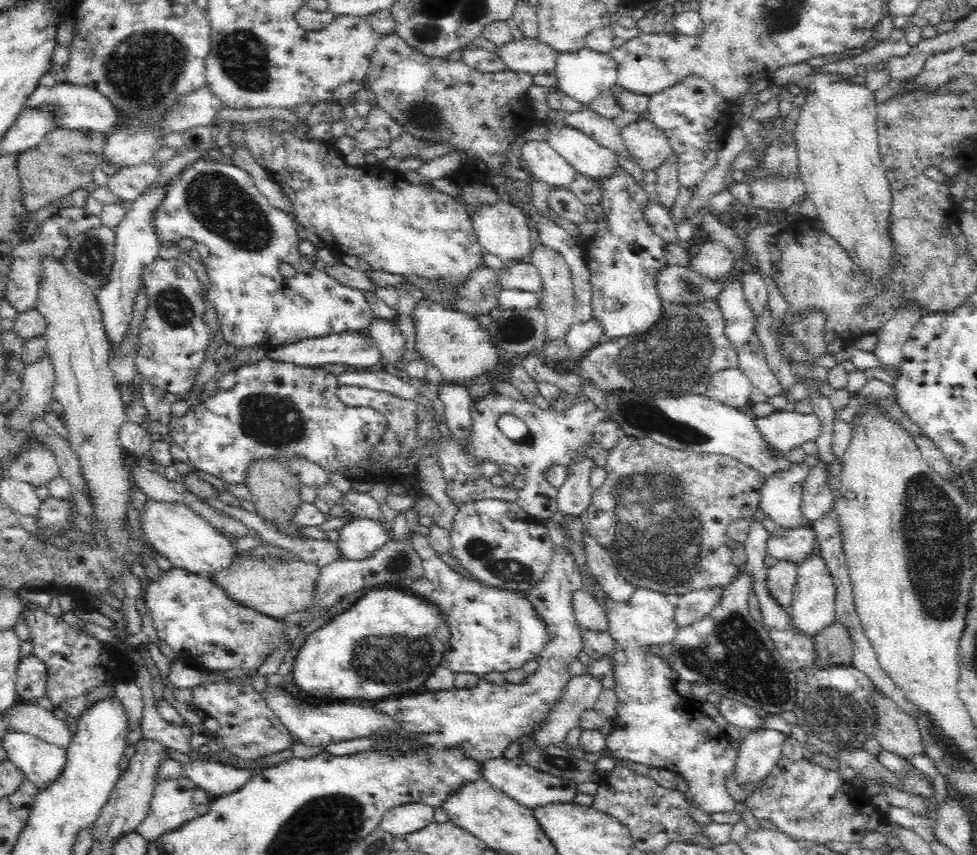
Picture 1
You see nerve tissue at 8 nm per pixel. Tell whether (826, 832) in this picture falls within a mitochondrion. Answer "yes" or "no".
no

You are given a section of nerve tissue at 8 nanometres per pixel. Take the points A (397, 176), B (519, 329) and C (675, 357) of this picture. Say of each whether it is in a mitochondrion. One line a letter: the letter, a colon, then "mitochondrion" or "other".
A: other
B: mitochondrion
C: mitochondrion

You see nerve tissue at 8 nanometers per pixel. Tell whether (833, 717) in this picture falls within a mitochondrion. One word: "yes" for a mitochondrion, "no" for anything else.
yes

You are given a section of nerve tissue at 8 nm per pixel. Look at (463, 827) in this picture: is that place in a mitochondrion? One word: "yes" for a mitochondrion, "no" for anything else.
no

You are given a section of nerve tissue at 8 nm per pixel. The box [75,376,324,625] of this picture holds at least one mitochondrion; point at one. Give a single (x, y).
(272, 420)

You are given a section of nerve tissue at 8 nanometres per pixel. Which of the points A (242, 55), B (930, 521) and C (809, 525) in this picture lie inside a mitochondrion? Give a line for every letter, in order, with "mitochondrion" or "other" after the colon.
A: mitochondrion
B: mitochondrion
C: other

